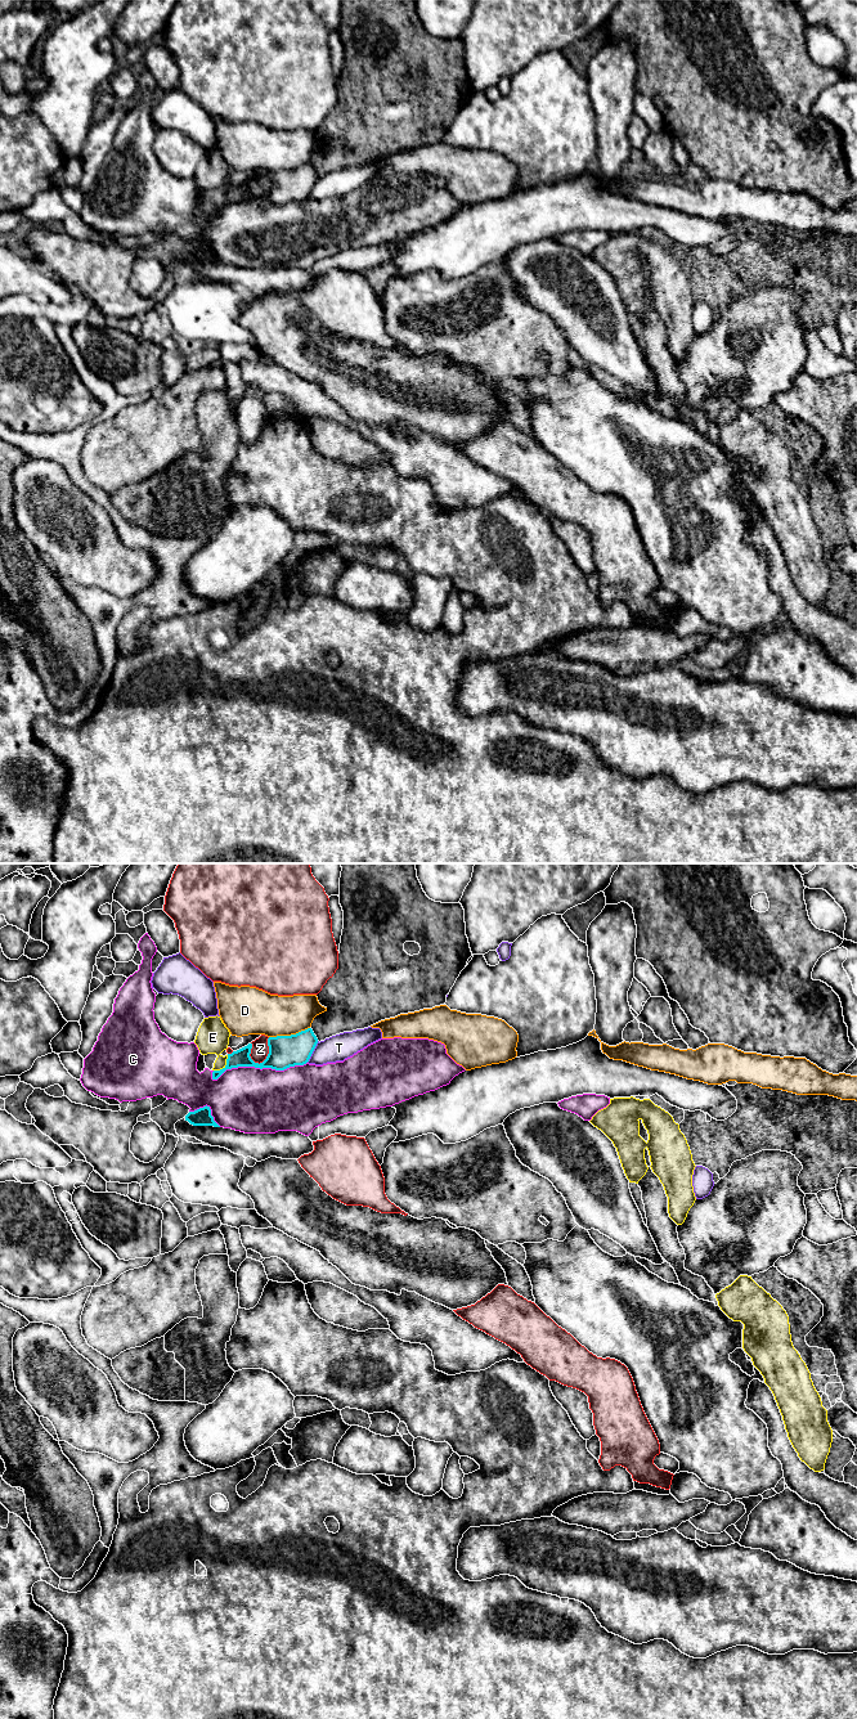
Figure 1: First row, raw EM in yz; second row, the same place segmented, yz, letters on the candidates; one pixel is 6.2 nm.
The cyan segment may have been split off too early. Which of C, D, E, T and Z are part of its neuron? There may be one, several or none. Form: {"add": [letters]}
{"add": []}

